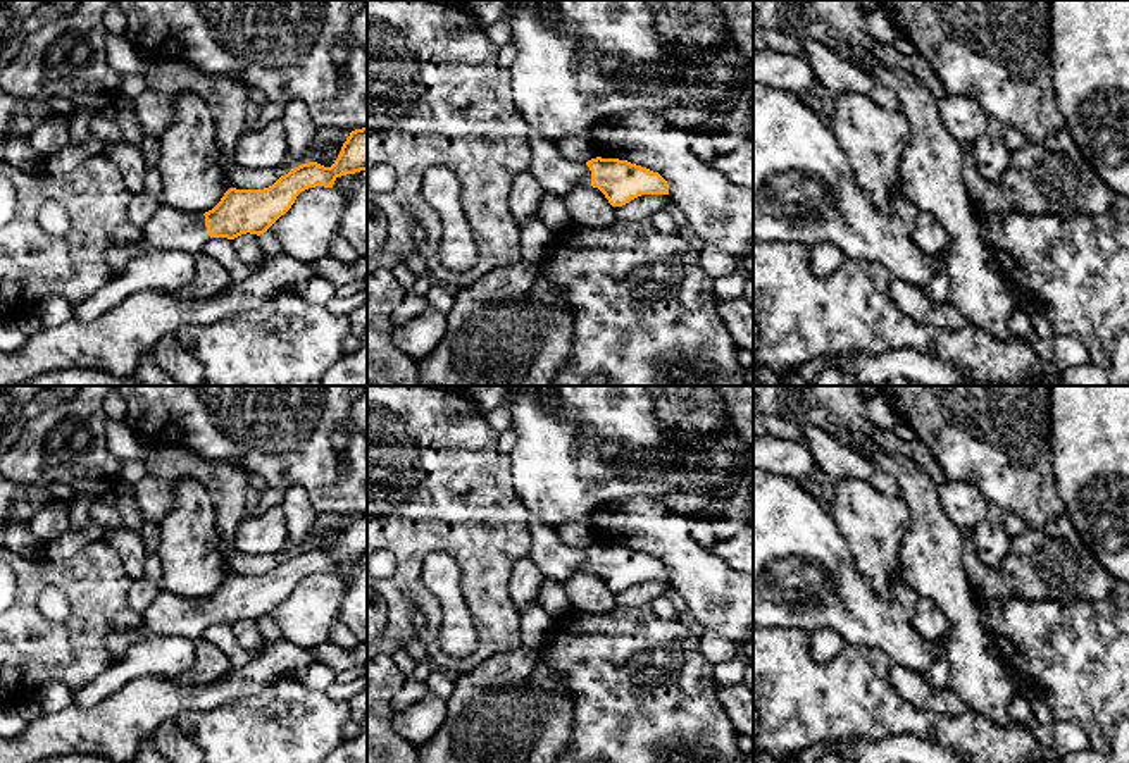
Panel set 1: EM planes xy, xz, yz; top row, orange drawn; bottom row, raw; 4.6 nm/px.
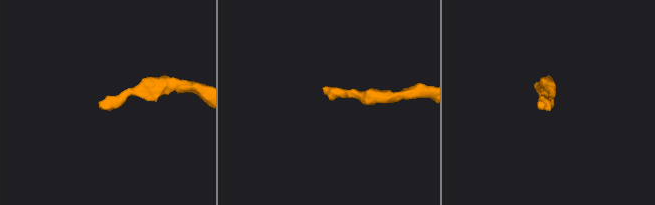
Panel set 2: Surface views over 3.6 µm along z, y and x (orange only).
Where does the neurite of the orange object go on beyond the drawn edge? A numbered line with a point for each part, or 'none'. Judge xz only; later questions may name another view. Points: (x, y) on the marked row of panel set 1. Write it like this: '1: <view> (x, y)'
1: xz (555, 174)

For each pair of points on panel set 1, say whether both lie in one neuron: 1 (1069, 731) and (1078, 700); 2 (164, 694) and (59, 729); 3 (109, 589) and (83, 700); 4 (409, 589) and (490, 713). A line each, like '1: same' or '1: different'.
1: different
2: same
3: different
4: different

